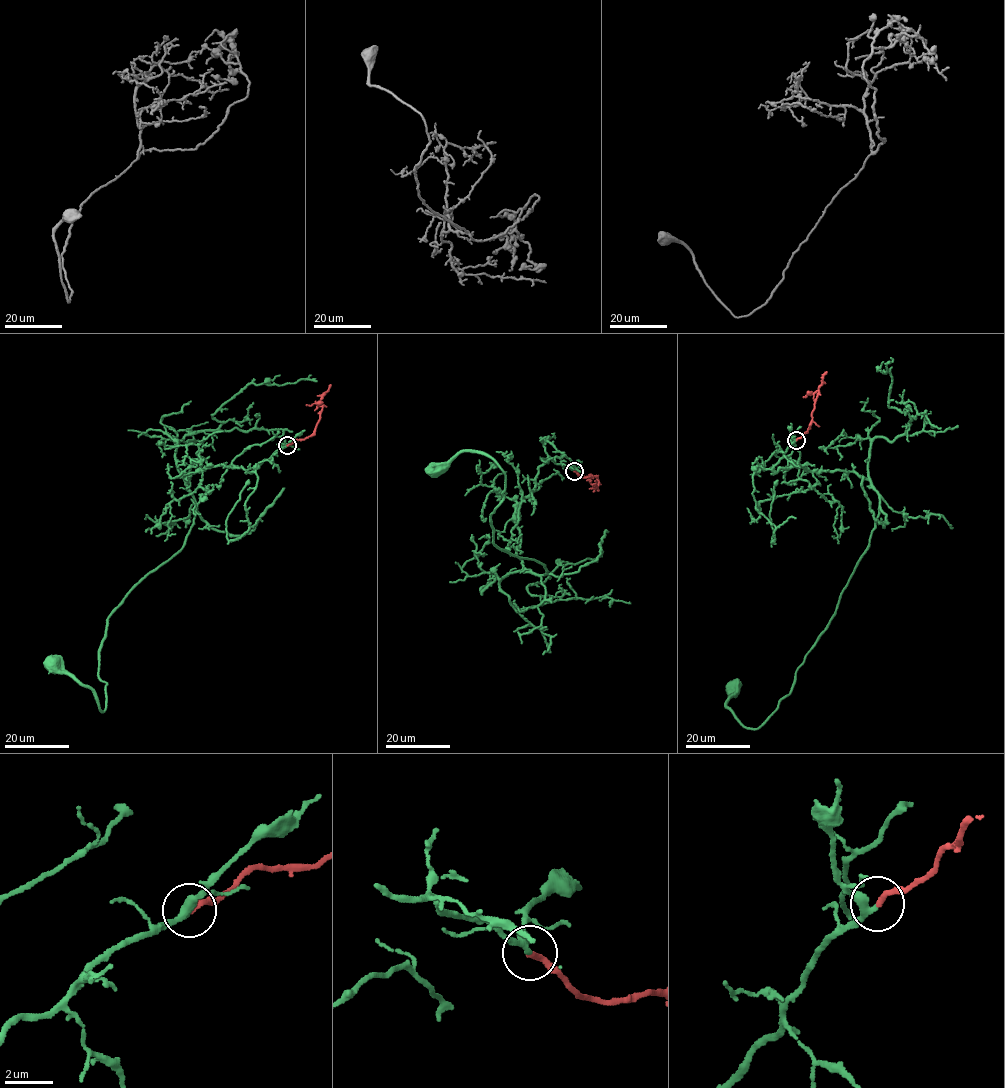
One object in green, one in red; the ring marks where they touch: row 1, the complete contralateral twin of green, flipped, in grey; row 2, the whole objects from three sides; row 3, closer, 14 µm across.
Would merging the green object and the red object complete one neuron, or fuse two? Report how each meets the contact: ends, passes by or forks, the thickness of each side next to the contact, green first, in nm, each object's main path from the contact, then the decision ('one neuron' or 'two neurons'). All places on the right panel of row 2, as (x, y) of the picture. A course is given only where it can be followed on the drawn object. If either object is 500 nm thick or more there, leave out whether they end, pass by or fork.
green passes by; red ends there; 280 nm thick on the green side, 240 nm on the other; green runs (796, 440), (775, 471), (864, 476), (878, 494), (875, 526), (792, 690), (756, 728), (727, 709), (735, 686); red runs (796, 440), (808, 432), (817, 391), (803, 397); one neuron

